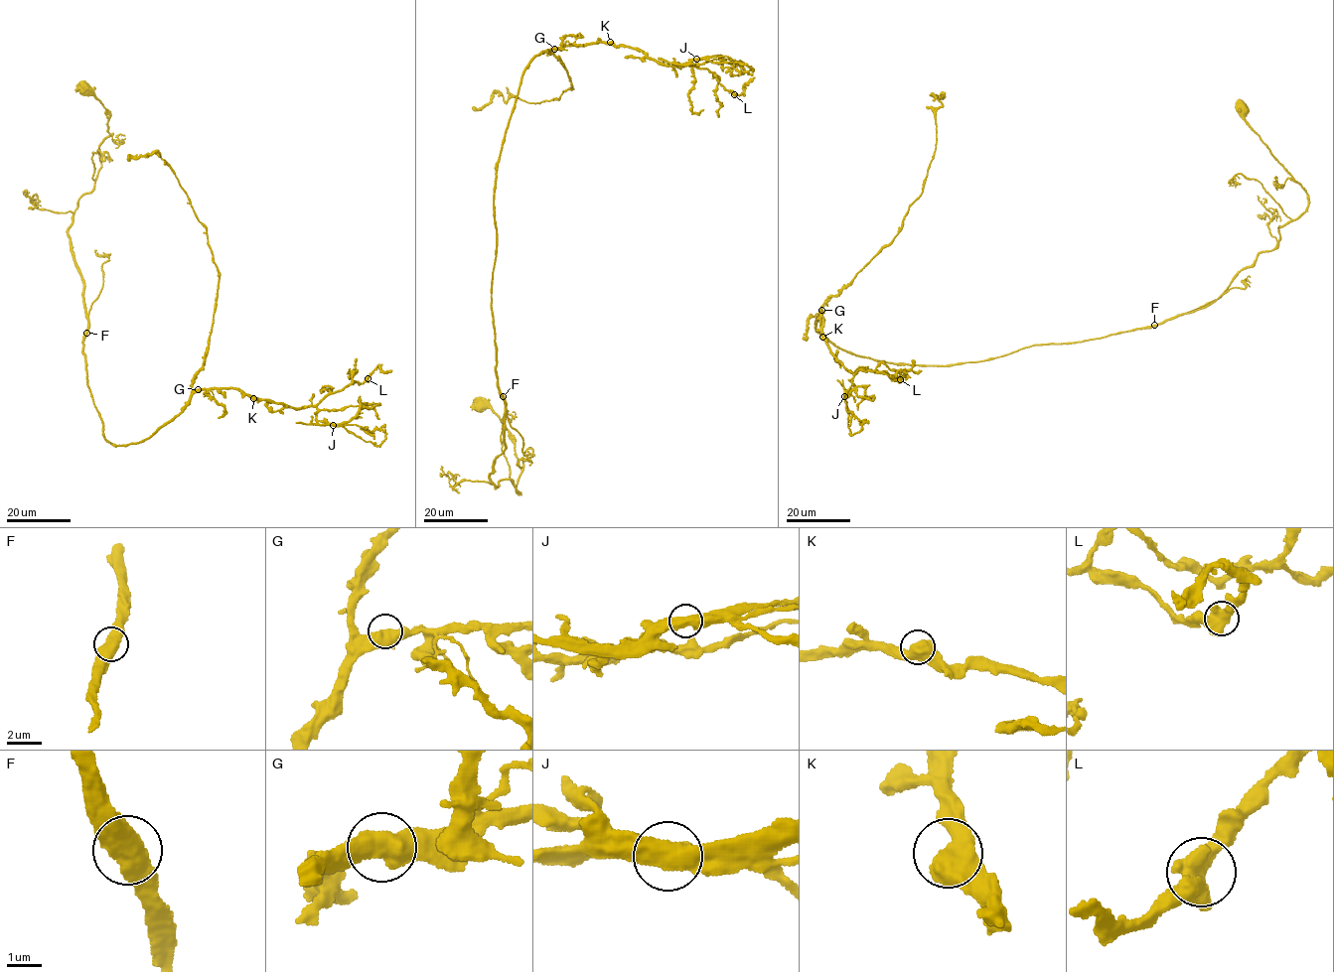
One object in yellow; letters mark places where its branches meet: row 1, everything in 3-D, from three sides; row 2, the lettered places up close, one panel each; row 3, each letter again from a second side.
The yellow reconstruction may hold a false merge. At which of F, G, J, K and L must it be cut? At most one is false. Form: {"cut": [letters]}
{"cut": ["J"]}

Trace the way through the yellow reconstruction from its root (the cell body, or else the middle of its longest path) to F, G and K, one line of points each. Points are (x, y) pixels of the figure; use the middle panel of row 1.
F: (481, 403), (514, 444), (520, 494), (510, 480), (496, 486), (490, 476), (505, 447), (503, 396)
G: (481, 403), (514, 444), (520, 494), (490, 476), (506, 411), (495, 189), (521, 75), (554, 49)
K: (481, 403), (514, 444), (520, 494), (490, 476), (506, 411), (491, 304), (497, 163), (533, 59), (610, 42)

